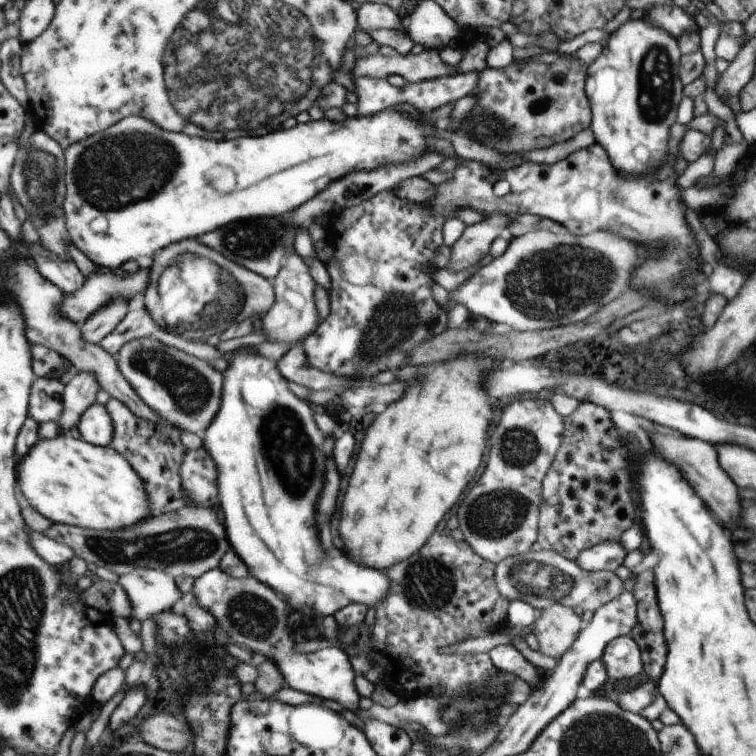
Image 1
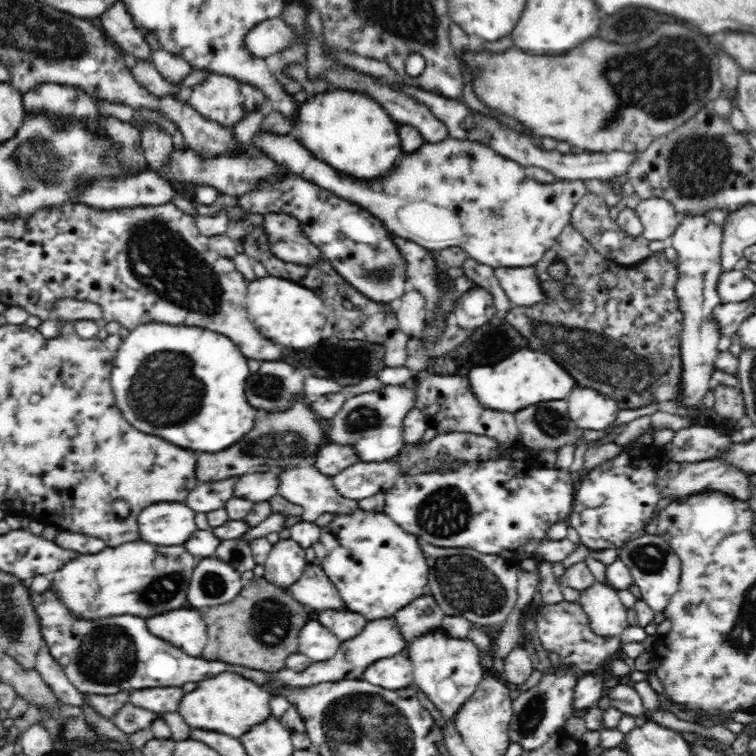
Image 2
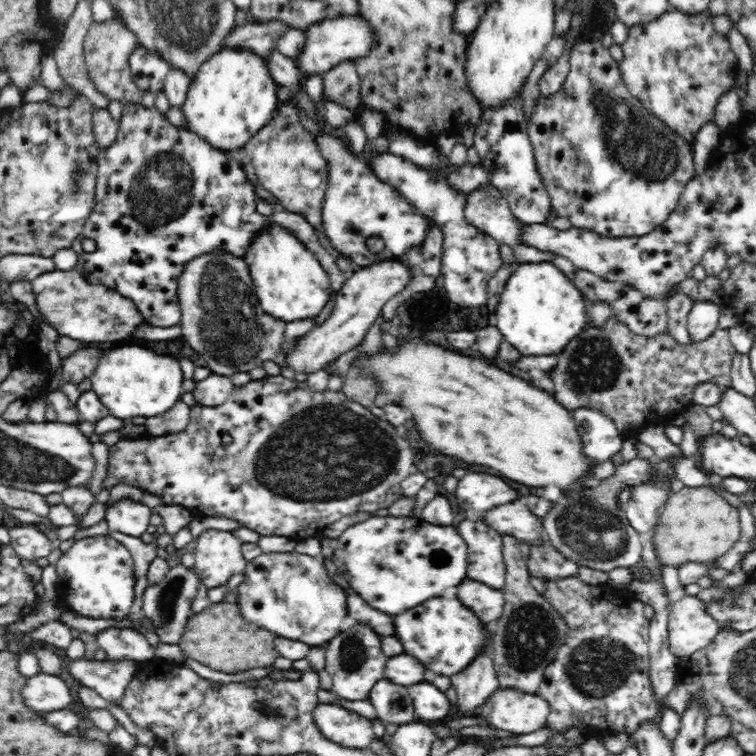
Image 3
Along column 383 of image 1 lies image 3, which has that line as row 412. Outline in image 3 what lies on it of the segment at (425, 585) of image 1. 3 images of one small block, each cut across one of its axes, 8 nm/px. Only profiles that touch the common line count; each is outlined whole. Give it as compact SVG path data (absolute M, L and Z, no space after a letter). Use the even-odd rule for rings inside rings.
M614 314L603 325L590 323L587 316L586 319L588 322L584 330L570 340L568 348L557 355L556 366L552 369L552 396L570 412L576 408L596 409L610 417L623 436L636 438L646 427L667 424L670 421L668 413L683 414L693 402L694 390L700 384L711 382L723 388L731 386L732 360L737 351L730 343L728 329L719 328L706 340L682 344L676 341L670 331L652 336L636 335L626 323L618 321Z

